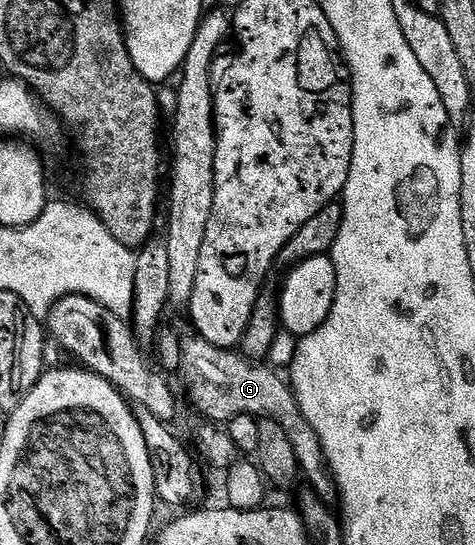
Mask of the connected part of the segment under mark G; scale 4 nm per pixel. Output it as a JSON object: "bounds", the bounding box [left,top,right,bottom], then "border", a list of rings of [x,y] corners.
{"bounds":[185,341,339,501],"border":[[[197,341],[197,344],[186,353],[185,359],[189,362],[189,367],[205,382],[205,387],[211,394],[225,395],[225,403],[229,406],[228,414],[235,416],[239,414],[251,414],[260,421],[266,421],[270,424],[278,423],[283,425],[283,430],[287,433],[287,438],[291,441],[291,446],[295,451],[295,457],[298,459],[300,474],[310,479],[312,490],[316,491],[322,499],[333,501],[338,498],[339,492],[335,486],[334,480],[331,478],[331,472],[327,466],[325,458],[325,450],[321,447],[319,437],[315,433],[315,429],[307,421],[307,417],[303,417],[301,407],[297,403],[297,396],[294,395],[292,386],[284,378],[281,379],[276,370],[272,366],[266,365],[264,362],[258,361],[256,358],[250,357],[244,353],[238,353],[233,349],[222,349],[219,347],[211,347],[204,341]]]}

